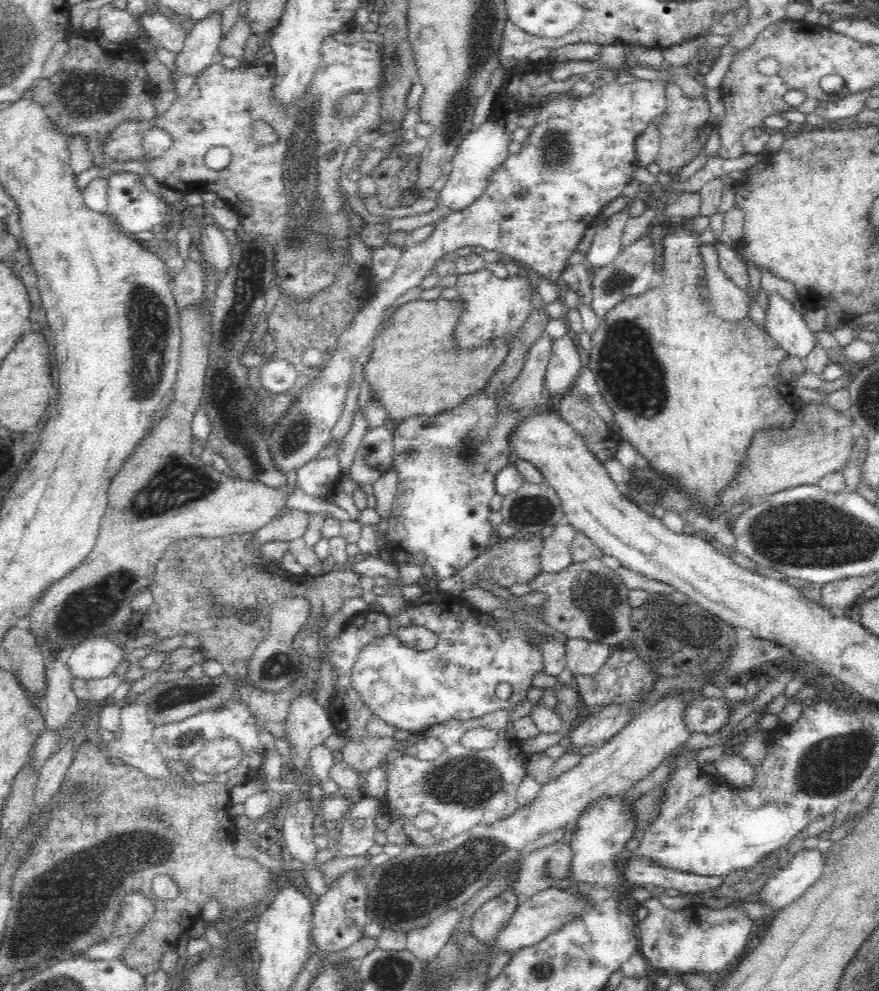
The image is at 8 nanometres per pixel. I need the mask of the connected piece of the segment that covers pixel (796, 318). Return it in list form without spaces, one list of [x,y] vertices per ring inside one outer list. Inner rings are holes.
[[[768,293],[766,320],[767,334],[786,352],[798,360],[806,360],[817,348],[819,341],[815,333],[808,329],[802,314],[794,309],[792,301],[787,301],[777,293]]]

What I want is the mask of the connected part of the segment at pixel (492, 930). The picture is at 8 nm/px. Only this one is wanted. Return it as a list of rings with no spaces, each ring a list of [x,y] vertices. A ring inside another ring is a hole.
[[[515,882],[503,888],[497,895],[485,900],[471,914],[471,930],[480,942],[498,934],[498,930],[506,926],[506,922],[510,920],[510,915],[520,901],[520,897],[516,896],[514,885]]]

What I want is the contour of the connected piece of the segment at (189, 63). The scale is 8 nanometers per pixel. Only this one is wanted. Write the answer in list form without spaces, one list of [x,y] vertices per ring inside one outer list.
[[[220,9],[211,12],[202,20],[187,25],[188,31],[184,48],[180,54],[176,54],[176,69],[172,71],[172,77],[198,76],[207,66],[214,62],[213,54],[217,51],[222,40],[222,11]]]

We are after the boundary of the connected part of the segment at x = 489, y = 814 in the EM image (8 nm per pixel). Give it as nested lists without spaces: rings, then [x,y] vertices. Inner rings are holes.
[[[498,710],[498,712],[492,712],[492,714],[482,716],[482,718],[476,720],[452,722],[450,724],[450,738],[444,740],[446,752],[443,752],[434,760],[422,760],[420,757],[410,754],[398,755],[390,762],[388,767],[388,789],[385,795],[380,798],[380,812],[390,816],[391,822],[400,823],[405,836],[410,837],[413,844],[423,847],[430,843],[431,840],[435,840],[440,844],[440,841],[470,831],[470,828],[474,828],[478,824],[488,826],[488,824],[492,824],[496,820],[512,816],[519,808],[517,789],[520,782],[522,782],[522,777],[525,775],[526,754],[521,751],[519,743],[506,734],[506,730],[510,728],[508,725],[509,715],[510,713],[505,710]],[[478,727],[492,729],[498,734],[498,742],[496,742],[494,748],[472,750],[460,743],[467,730]],[[422,813],[433,814],[438,819],[434,832],[427,834],[414,826],[414,818]]]

